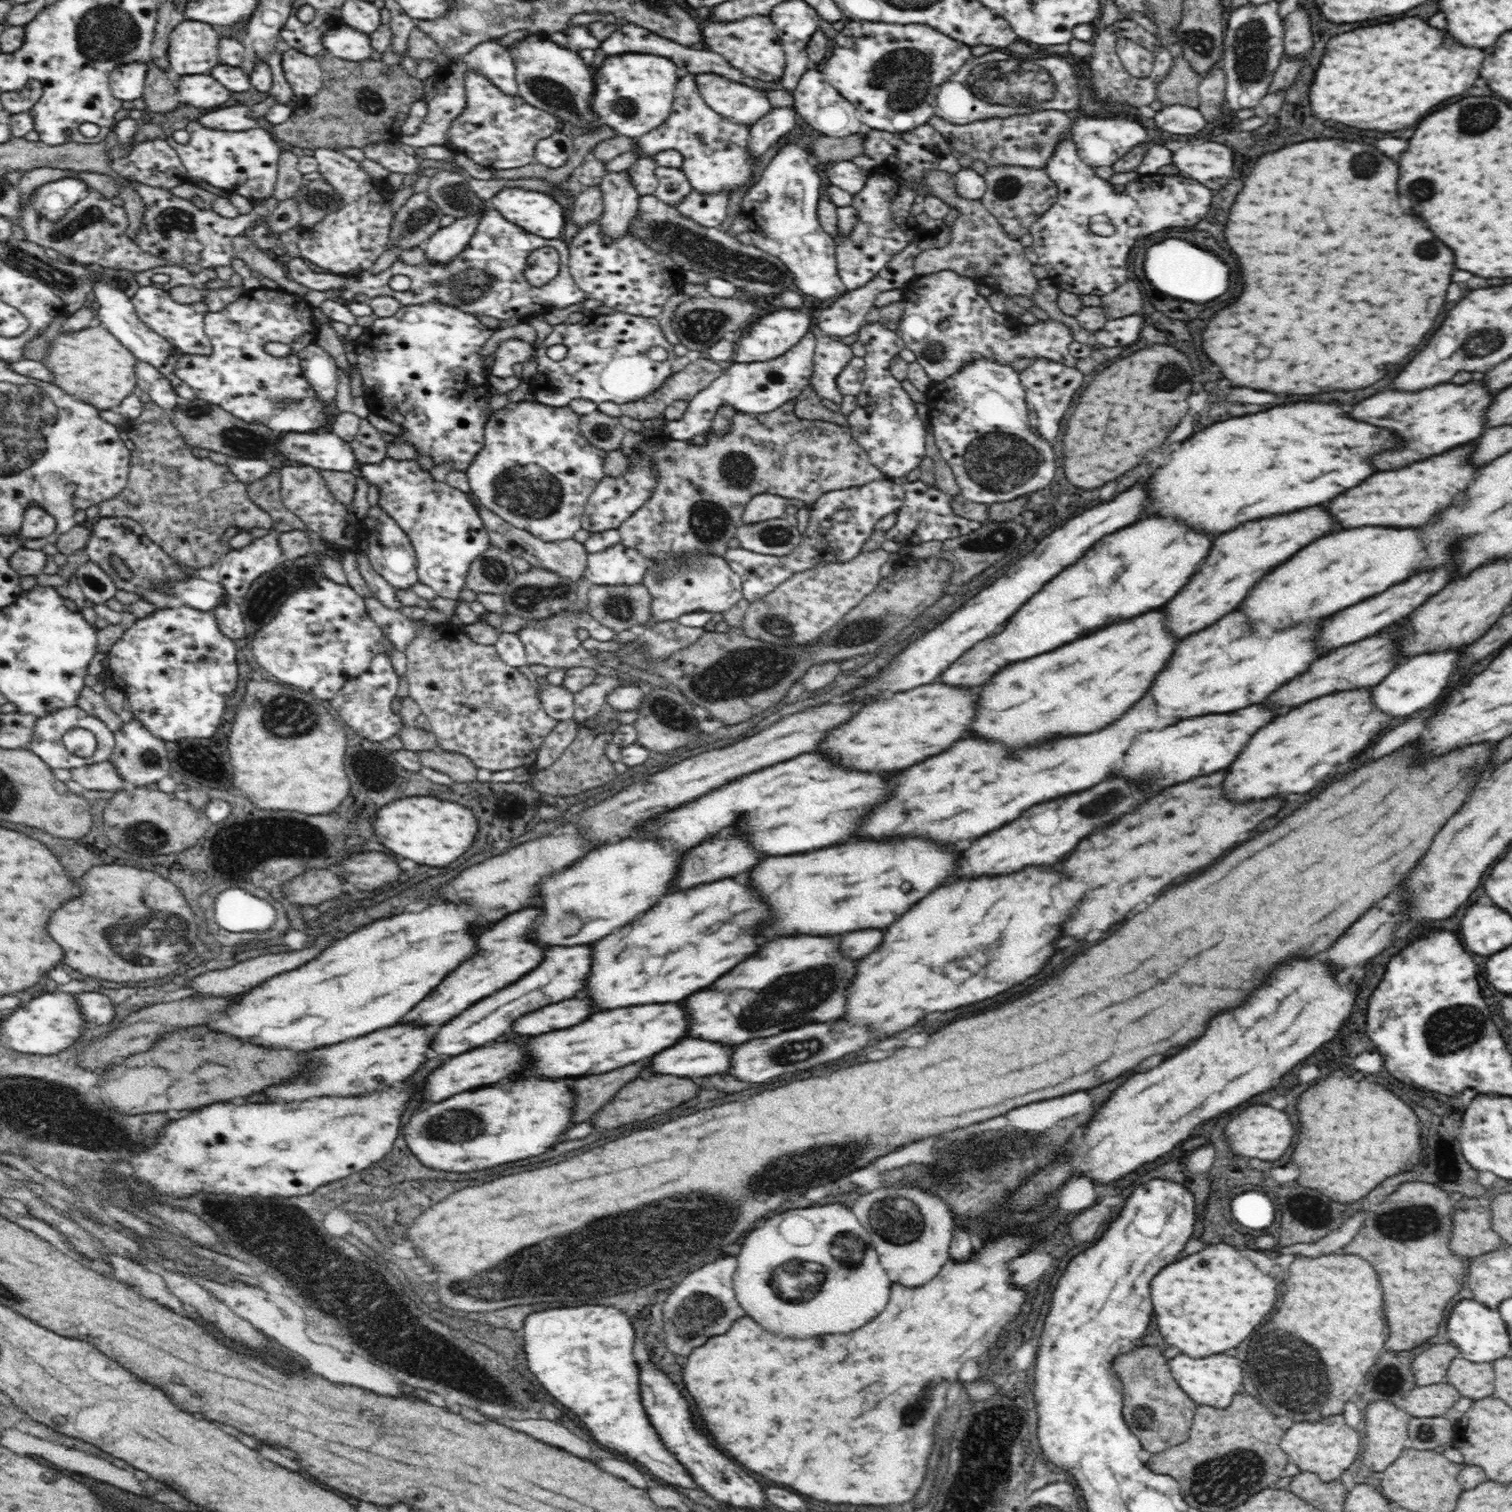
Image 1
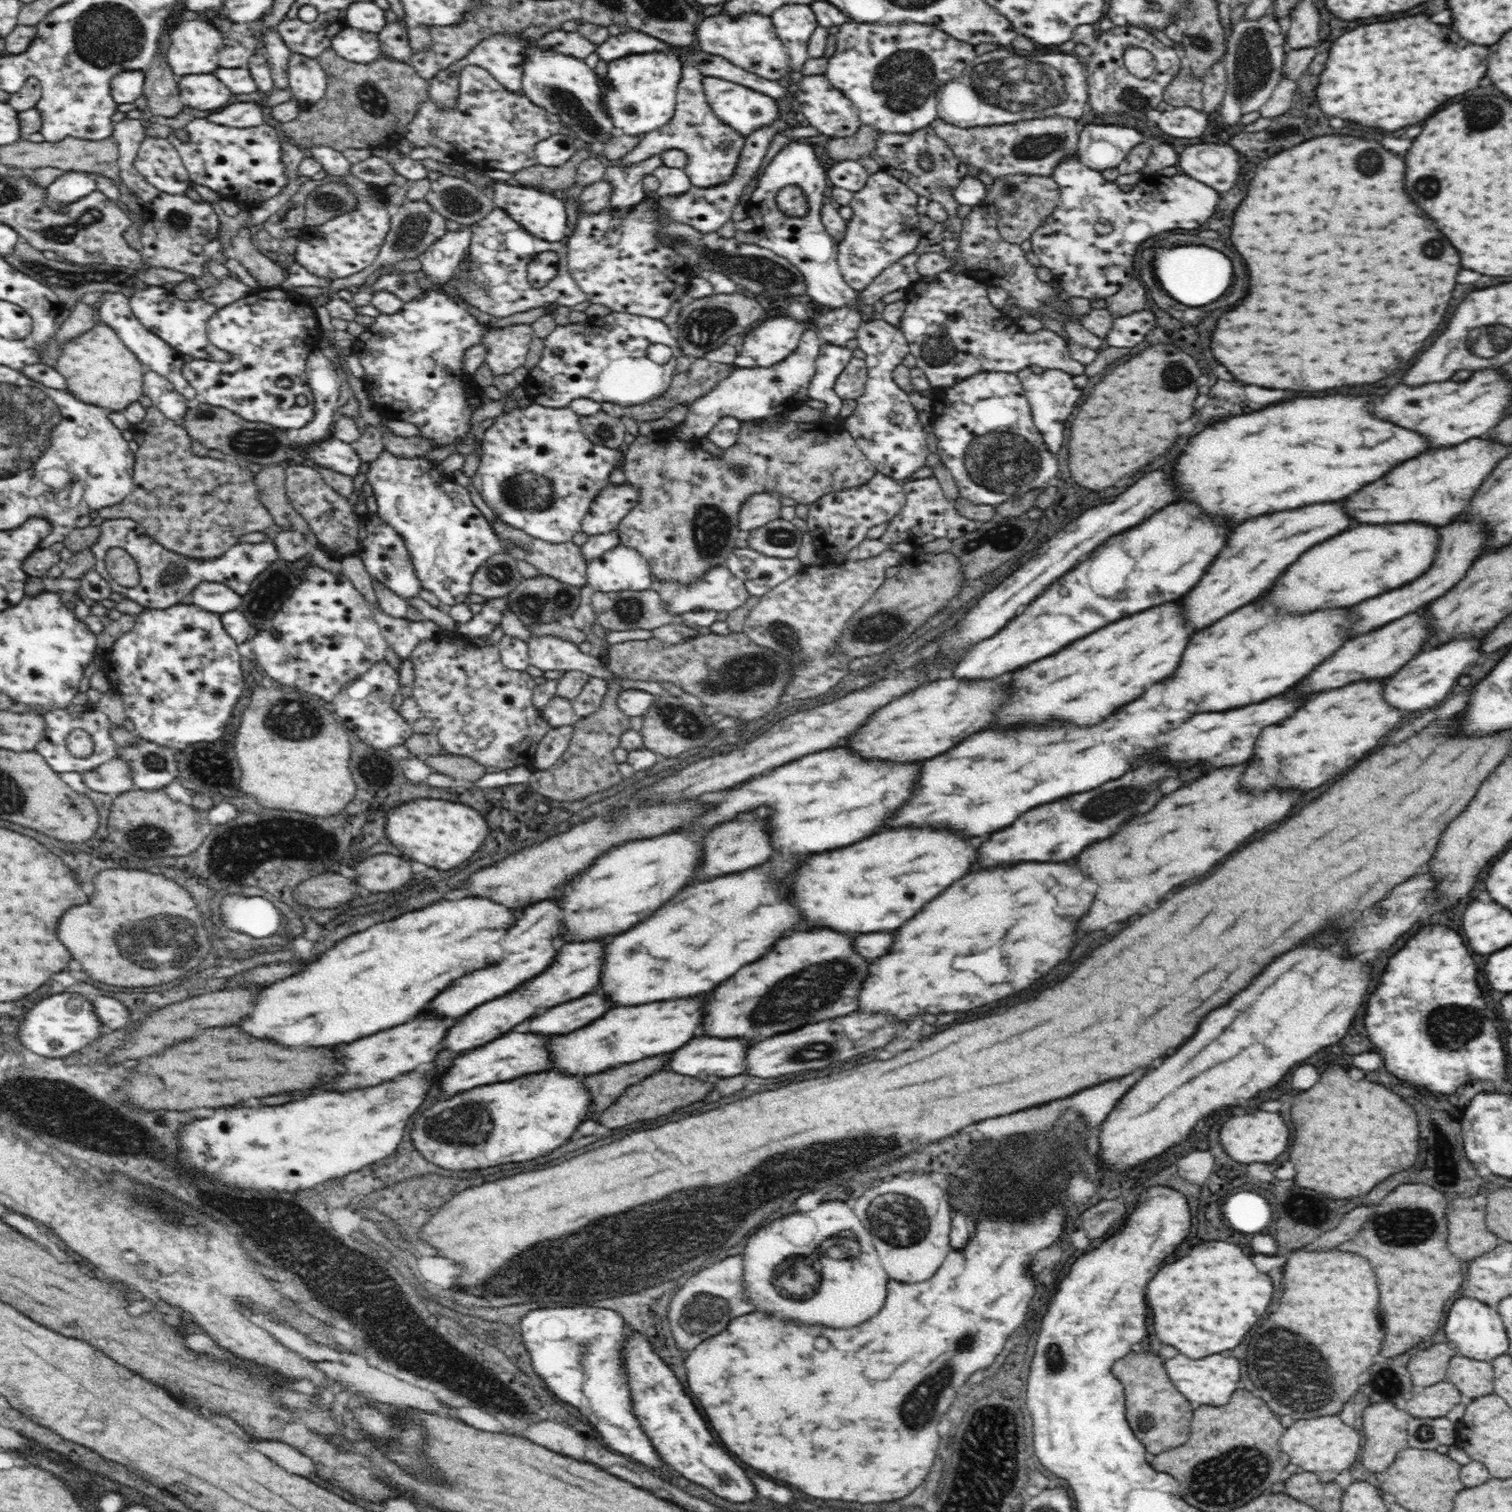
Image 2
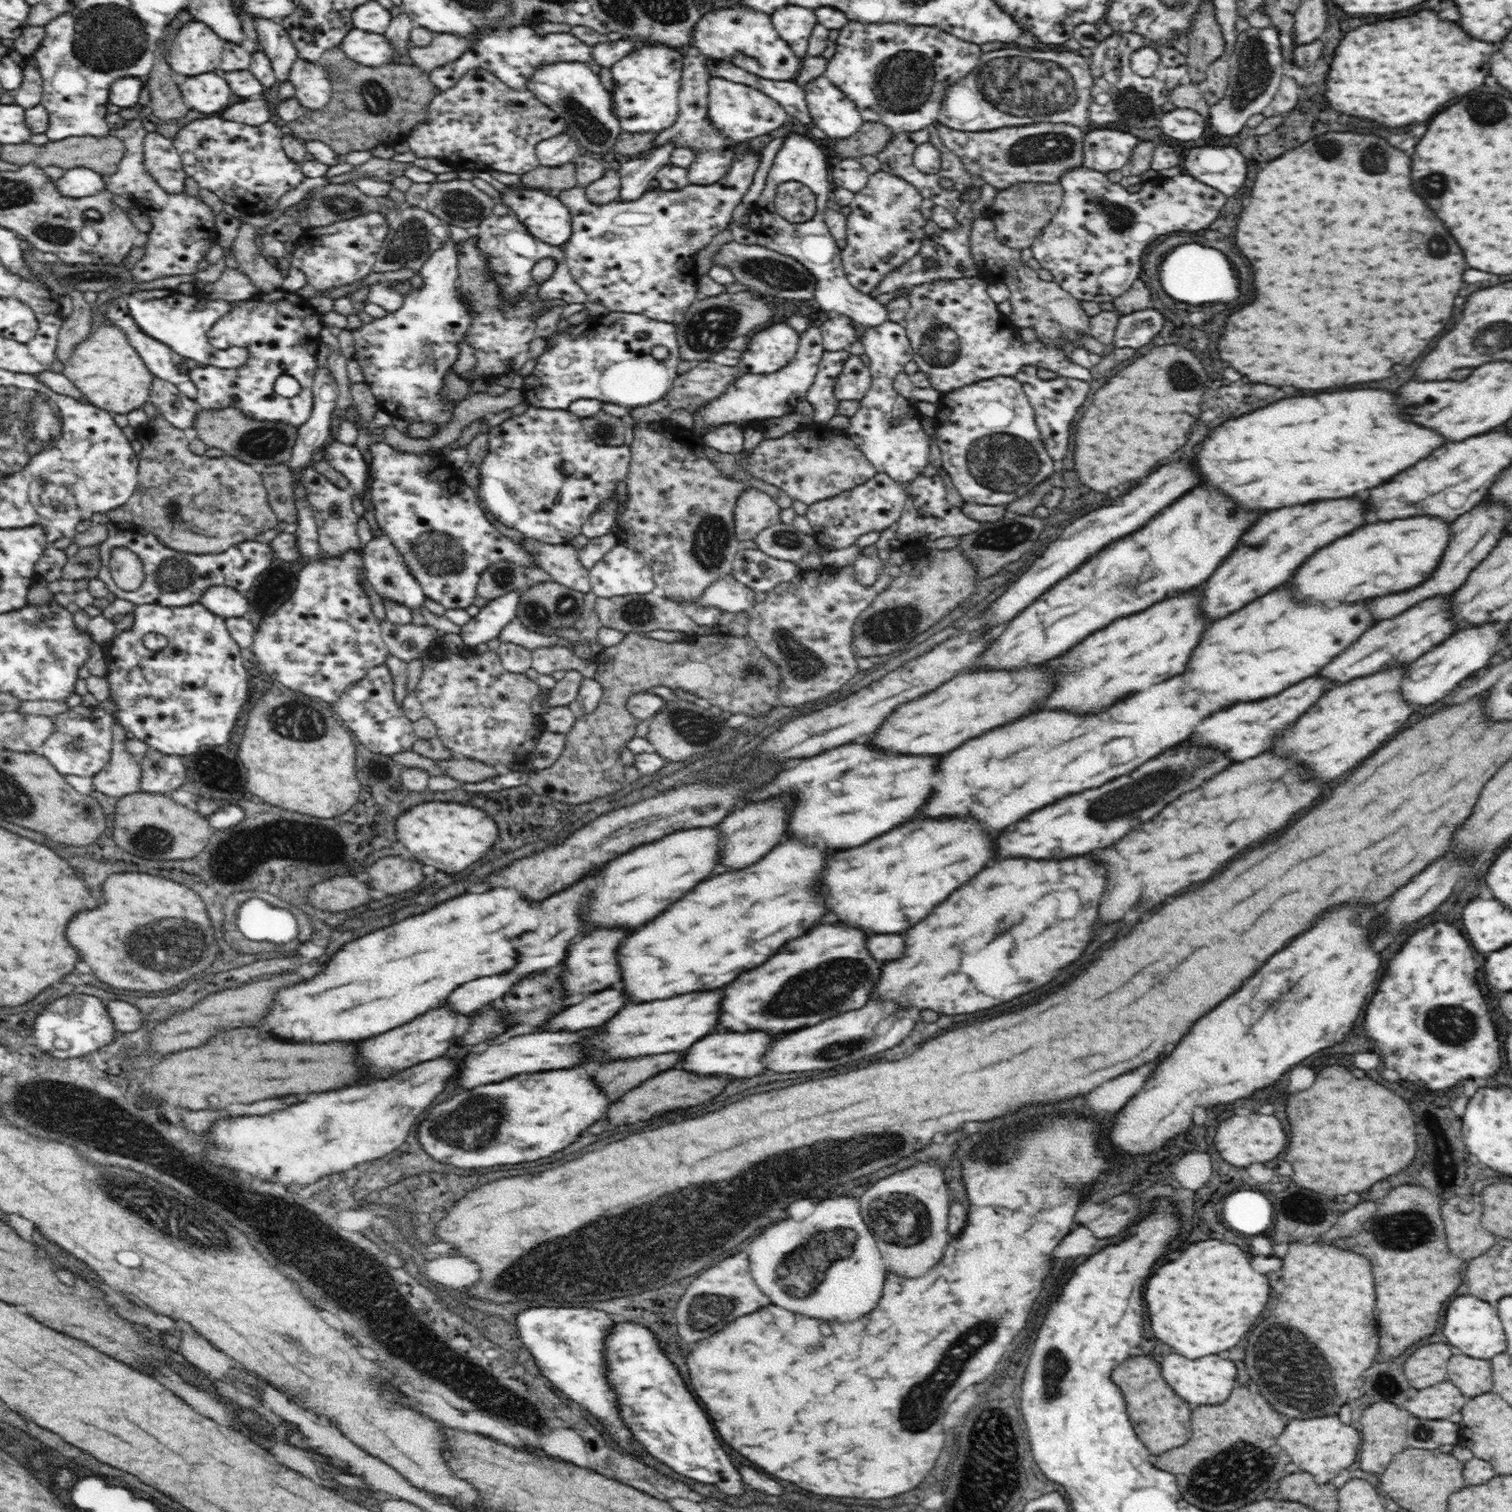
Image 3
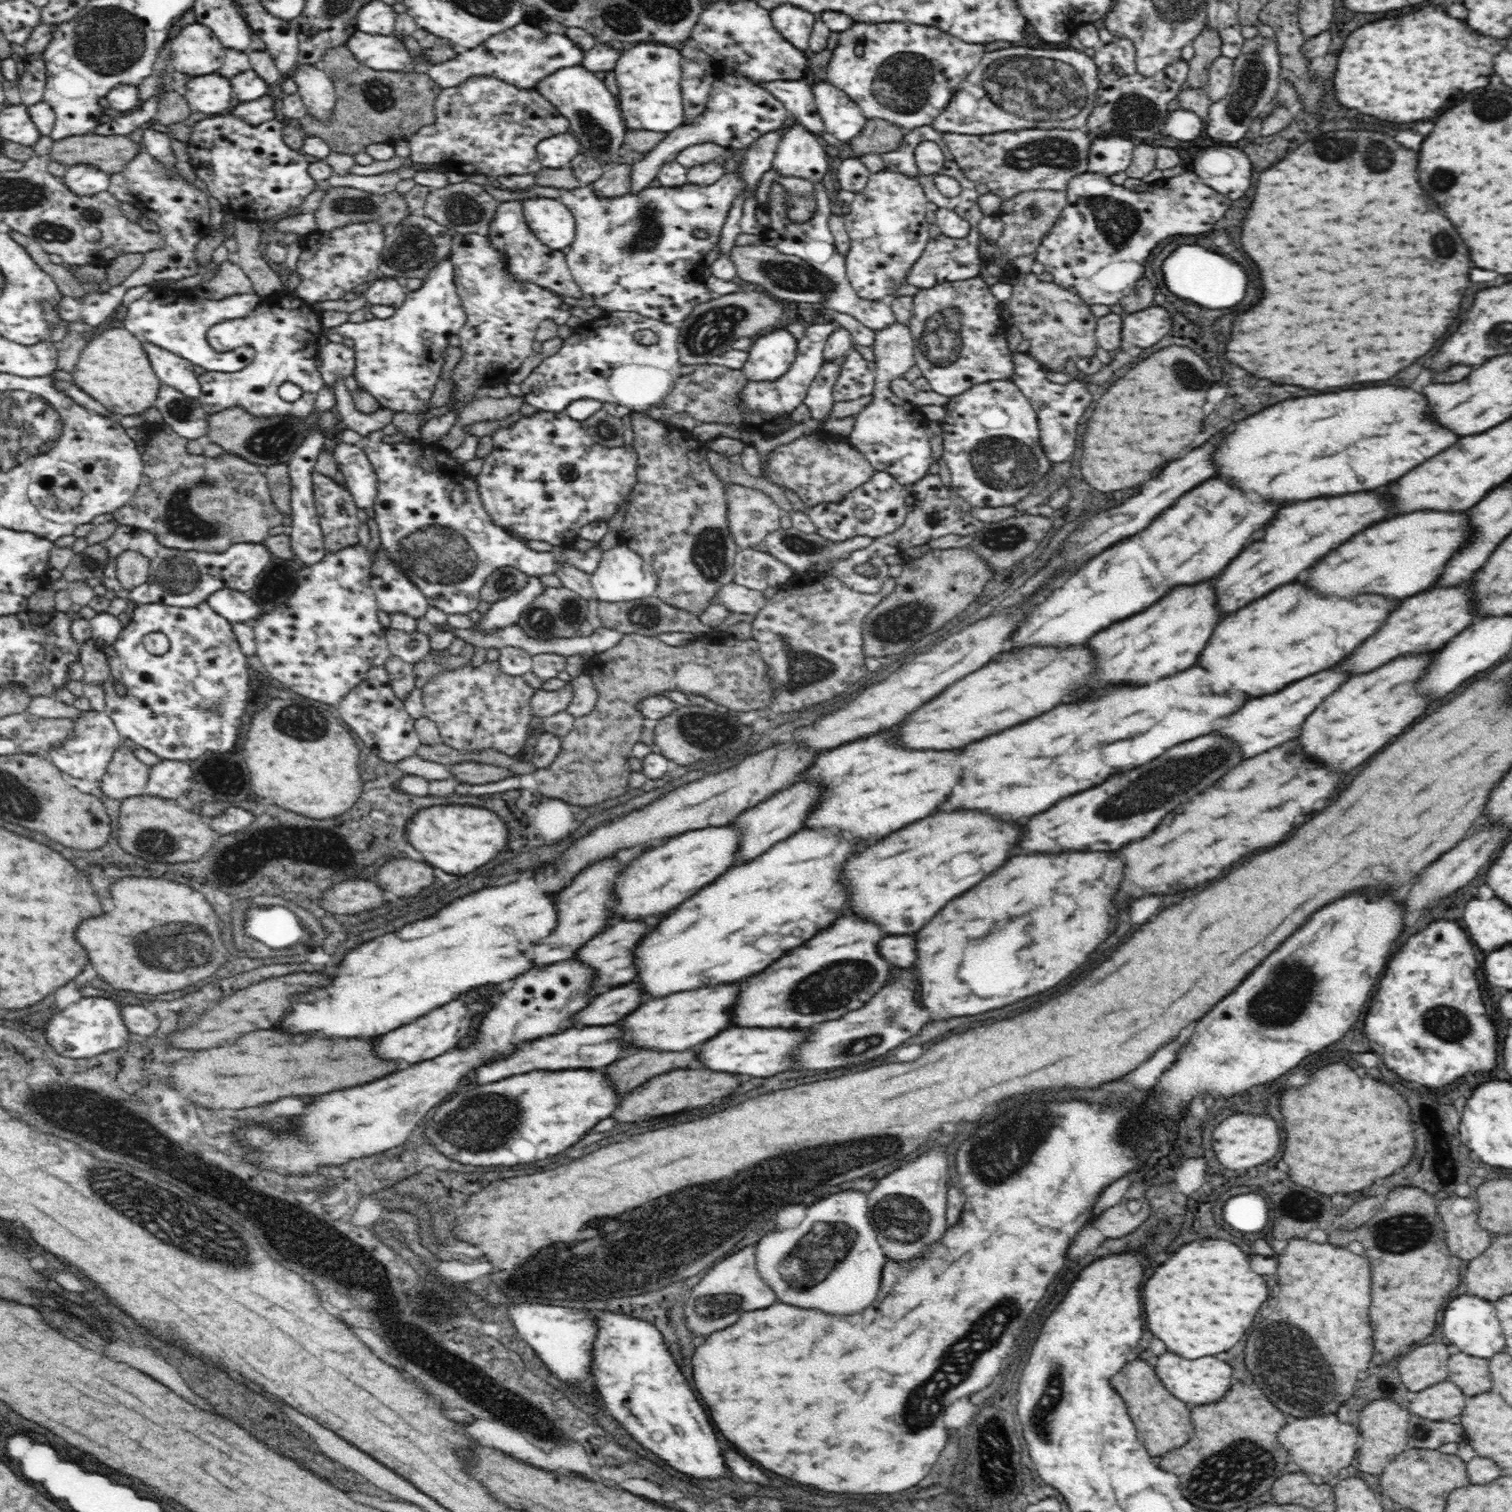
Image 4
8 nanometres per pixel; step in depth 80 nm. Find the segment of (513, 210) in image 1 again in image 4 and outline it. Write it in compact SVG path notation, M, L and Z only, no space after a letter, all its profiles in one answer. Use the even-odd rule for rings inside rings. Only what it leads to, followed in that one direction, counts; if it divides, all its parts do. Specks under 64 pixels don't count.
M535 196L521 202L527 225L548 248L564 251L572 245L575 219L558 198Z

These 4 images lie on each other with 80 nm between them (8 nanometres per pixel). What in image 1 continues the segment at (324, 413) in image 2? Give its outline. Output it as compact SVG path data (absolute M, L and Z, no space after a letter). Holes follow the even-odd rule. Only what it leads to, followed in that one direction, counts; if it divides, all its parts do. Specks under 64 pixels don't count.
M310 343L306 352L302 352L302 372L318 393L325 406L334 404L336 386L338 386L338 366L323 347L316 343Z

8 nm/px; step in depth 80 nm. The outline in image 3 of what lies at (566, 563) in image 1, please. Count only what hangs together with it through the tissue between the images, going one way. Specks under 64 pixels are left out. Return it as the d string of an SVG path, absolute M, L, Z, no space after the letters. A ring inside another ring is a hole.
M522 536L518 544L533 554L533 561L537 562L537 567L544 569L553 582L584 594L591 592L589 570L579 562L578 549L574 548L571 543L554 545Z

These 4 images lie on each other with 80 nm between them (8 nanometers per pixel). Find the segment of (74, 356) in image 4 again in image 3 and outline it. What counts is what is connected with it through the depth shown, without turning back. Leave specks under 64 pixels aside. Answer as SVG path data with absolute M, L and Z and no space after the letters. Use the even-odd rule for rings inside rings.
M72 289L69 296L73 304L72 314L62 321L55 351L61 363L71 358L74 346L86 340L86 336L94 328L92 304L87 303L83 294L78 290Z

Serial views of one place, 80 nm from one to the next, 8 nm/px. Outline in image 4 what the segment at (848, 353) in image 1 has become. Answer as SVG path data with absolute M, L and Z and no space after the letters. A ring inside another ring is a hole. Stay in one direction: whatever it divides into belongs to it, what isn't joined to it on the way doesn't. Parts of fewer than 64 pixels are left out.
M846 357L825 361L820 366L819 373L809 386L804 404L811 410L811 418L817 422L830 419L830 413L835 403L833 397L833 386L846 362Z

